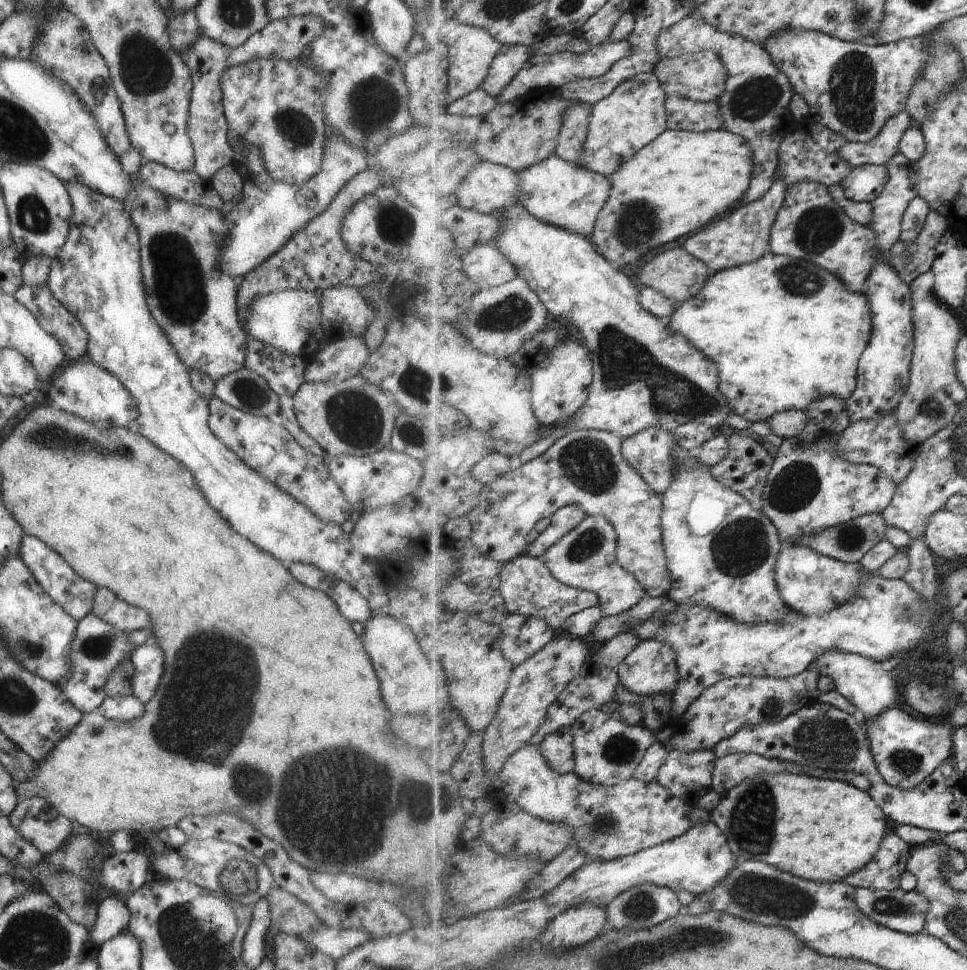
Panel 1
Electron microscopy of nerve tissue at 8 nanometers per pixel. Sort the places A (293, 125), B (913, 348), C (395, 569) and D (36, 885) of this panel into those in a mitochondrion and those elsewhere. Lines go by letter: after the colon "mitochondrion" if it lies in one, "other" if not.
A: mitochondrion
B: other
C: other
D: other

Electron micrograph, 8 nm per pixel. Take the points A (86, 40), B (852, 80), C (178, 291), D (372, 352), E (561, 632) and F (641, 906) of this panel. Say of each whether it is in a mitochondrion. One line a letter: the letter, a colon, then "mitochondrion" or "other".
A: other
B: mitochondrion
C: mitochondrion
D: other
E: other
F: mitochondrion

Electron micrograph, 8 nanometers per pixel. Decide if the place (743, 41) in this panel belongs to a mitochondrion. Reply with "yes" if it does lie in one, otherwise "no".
no

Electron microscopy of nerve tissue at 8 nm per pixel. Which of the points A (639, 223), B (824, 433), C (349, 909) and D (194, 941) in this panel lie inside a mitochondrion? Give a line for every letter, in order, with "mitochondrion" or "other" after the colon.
A: mitochondrion
B: other
C: other
D: mitochondrion

